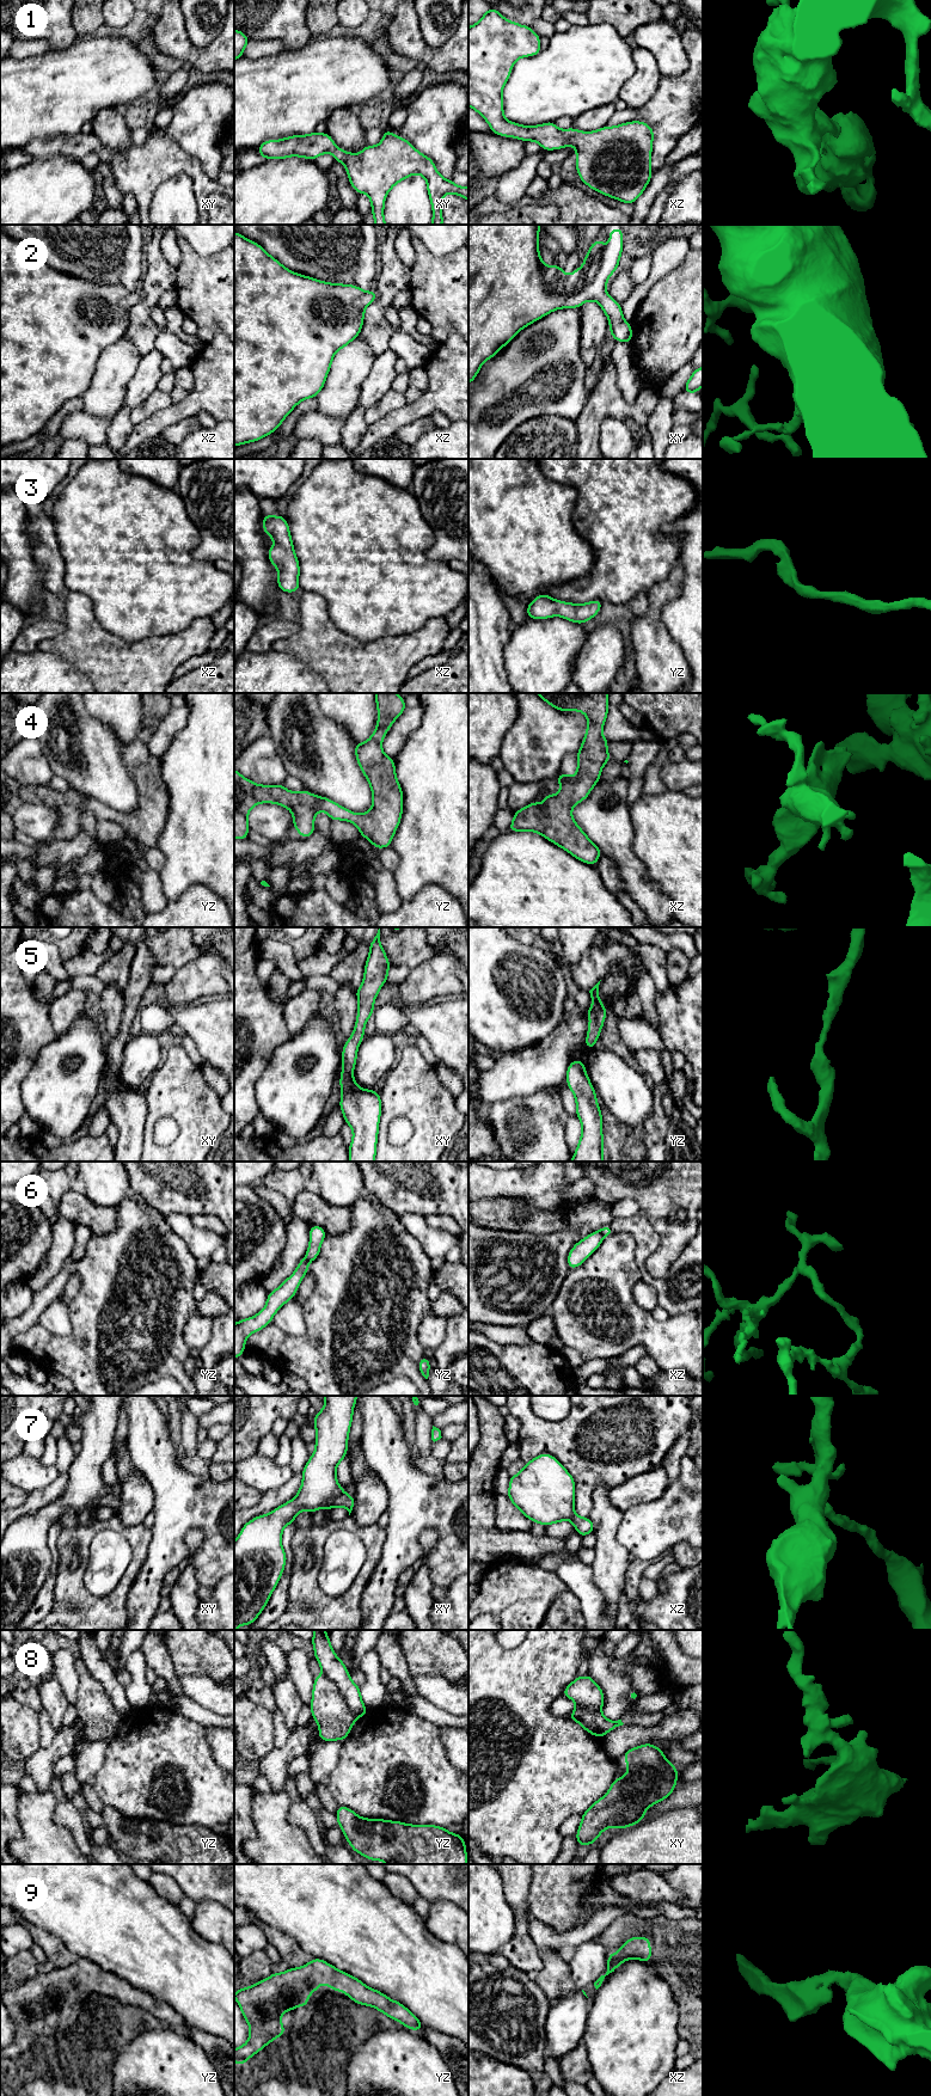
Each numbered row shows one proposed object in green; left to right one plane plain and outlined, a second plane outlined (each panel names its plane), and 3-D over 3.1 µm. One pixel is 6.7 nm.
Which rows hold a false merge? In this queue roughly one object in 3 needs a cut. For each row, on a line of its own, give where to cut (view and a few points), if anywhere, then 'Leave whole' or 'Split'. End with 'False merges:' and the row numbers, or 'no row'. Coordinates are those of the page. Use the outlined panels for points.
1: No split. Leave whole
2: No split. Leave whole
3: No split. Leave whole
4: No split. Leave whole
5: No split. Leave whole
6: Split along xz (599, 1231), (604, 1236). Split
7: No split. Leave whole
8: Split along yz (323, 1674), (336, 1685), (349, 1710), (356, 1717). Split
9: No split. Leave whole
False merges: 6, 8

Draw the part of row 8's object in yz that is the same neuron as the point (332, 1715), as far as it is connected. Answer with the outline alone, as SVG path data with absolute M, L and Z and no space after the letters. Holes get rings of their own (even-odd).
M324 1674L314 1677L310 1708L321 1741L343 1741L356 1721L337 1685Z

